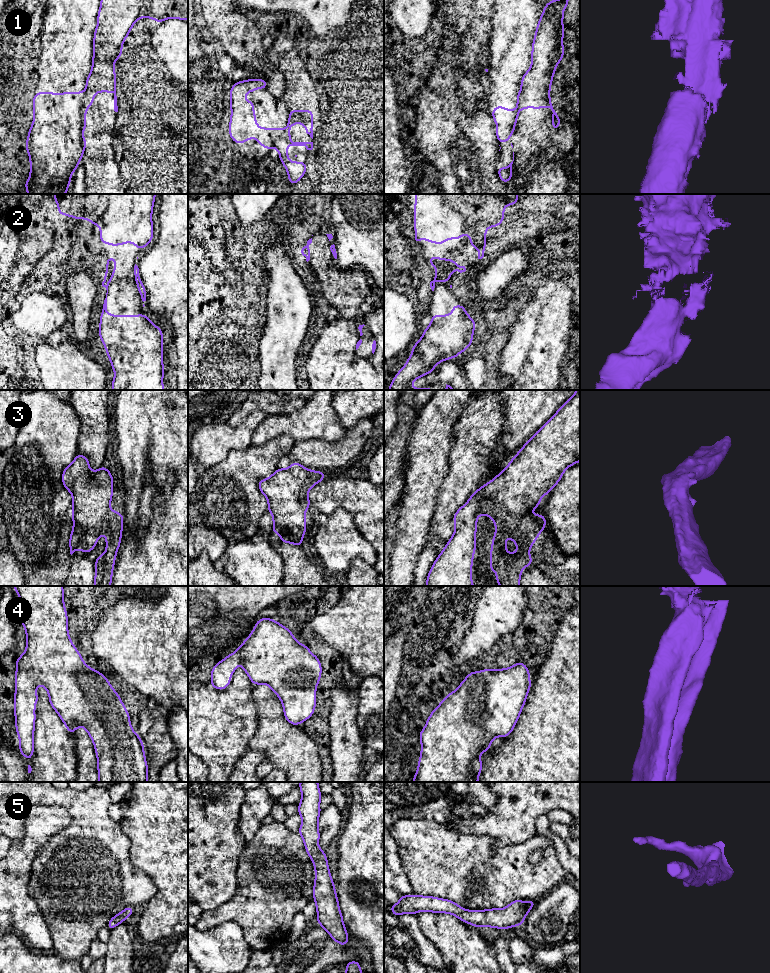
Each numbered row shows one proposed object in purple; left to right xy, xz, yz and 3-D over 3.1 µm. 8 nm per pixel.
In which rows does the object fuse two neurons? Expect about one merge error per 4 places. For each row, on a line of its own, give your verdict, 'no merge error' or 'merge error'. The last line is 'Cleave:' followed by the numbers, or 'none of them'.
1: merge error
2: no merge error
3: no merge error
4: no merge error
5: no merge error
Cleave: 1

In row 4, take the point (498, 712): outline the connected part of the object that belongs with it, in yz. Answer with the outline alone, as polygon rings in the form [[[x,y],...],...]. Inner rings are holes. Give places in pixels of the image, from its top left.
[[[523,662],[496,671],[488,668],[470,671],[459,687],[445,696],[431,712],[424,729],[419,732],[421,754],[413,782],[478,782],[482,770],[480,754],[490,751],[490,744],[495,737],[505,738],[514,729],[531,688],[529,674],[530,670]]]

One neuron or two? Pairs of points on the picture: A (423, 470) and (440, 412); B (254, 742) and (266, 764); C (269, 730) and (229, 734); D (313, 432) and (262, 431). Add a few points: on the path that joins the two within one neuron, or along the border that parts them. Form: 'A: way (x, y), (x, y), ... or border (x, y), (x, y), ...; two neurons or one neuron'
A: way (428, 456), (434, 426); one neuron
B: way (261, 744), (269, 752), (269, 757); one neuron
C: border (256, 707), (257, 728), (248, 741), (246, 748); two neurons
D: way (300, 427), (275, 427); one neuron

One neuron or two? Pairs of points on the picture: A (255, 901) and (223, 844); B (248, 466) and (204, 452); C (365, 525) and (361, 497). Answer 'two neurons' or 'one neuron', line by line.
A: two neurons
B: two neurons
C: two neurons

